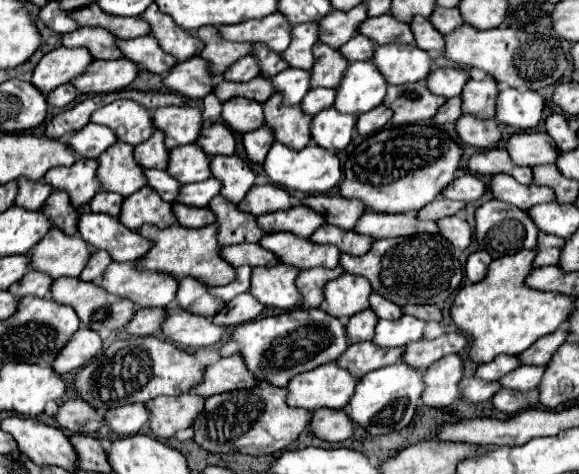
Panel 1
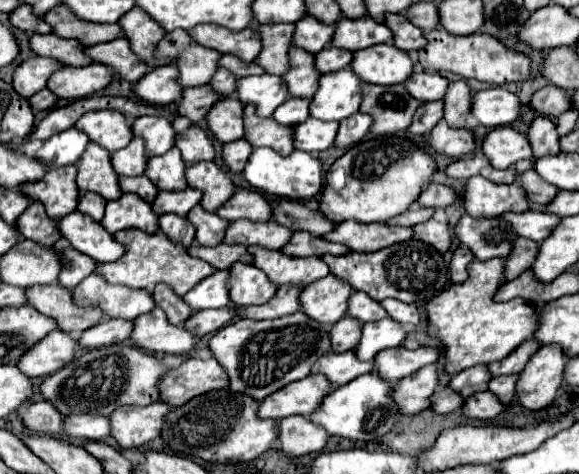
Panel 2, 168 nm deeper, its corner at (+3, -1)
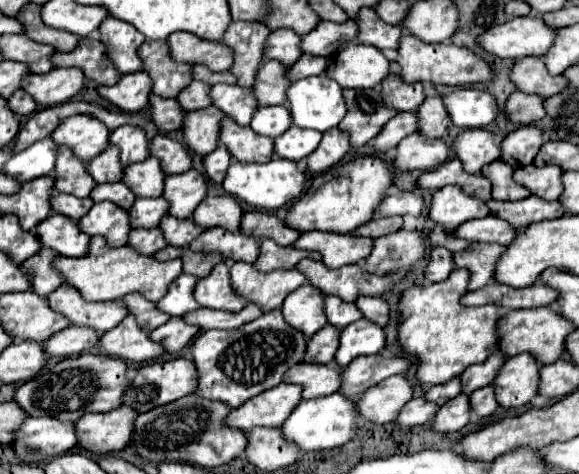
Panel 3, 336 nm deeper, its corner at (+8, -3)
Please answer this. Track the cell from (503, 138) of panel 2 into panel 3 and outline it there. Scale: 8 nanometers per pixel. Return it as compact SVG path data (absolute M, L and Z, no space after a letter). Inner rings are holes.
M464 129L454 139L452 149L468 173L480 173L484 165L500 159L500 143L486 129Z

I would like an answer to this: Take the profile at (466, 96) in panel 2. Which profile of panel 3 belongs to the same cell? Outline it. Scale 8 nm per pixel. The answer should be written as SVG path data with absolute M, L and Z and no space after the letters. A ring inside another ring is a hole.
M440 97L424 99L424 103L416 111L416 119L418 119L418 133L430 139L440 139L450 127L448 113Z

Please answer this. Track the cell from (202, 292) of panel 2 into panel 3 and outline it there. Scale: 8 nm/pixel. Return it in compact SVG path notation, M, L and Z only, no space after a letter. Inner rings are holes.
M182 273L180 279L174 279L174 283L168 287L168 293L164 295L164 299L156 301L156 307L160 307L160 311L164 311L170 317L182 317L194 309L200 309L200 305L194 301L192 295L192 287L198 279L192 275Z

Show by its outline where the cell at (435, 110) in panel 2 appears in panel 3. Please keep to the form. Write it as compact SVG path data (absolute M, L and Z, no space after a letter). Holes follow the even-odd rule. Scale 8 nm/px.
M398 113L384 125L384 131L380 131L380 135L376 135L372 147L374 147L374 151L386 153L386 151L394 149L402 141L402 137L406 137L414 131L416 131L416 115Z

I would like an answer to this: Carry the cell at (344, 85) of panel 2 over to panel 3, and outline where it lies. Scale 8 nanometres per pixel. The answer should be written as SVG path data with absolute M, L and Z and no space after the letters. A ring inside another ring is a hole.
M316 75L316 77L306 77L300 81L294 81L288 87L286 107L290 109L292 125L296 125L300 129L316 129L322 133L332 127L338 127L338 123L346 115L346 103L342 99L342 89L334 79L330 79L326 75Z

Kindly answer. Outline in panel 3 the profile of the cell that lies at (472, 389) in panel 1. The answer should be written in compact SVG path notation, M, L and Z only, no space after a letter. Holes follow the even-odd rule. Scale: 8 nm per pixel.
M410 399L404 405L404 411L400 411L398 419L394 421L398 427L416 427L430 421L436 413L436 405L426 399Z

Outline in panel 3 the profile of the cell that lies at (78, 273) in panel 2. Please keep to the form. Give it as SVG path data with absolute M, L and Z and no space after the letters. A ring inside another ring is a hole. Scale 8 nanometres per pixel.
M42 247L36 255L32 255L20 265L24 275L28 275L28 281L32 283L32 291L36 291L40 297L50 295L52 289L62 285L62 277L52 269L54 257L58 257L58 253L52 253L52 249Z

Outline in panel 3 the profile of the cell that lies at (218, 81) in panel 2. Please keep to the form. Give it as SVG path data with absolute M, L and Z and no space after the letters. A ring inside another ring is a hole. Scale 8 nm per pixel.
M192 81L188 87L184 87L184 91L180 91L180 95L176 99L182 105L182 109L188 113L188 111L208 107L208 103L210 103L208 91L210 91L210 85L200 83L200 81Z

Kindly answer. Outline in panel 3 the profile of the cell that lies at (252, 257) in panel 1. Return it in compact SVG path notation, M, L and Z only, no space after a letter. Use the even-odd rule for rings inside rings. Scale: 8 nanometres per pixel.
M164 247L164 251L158 251L154 255L154 259L160 259L160 261L170 261L170 259L182 259L182 271L188 273L188 275L194 275L194 277L204 277L212 271L212 267L216 263L222 261L220 255L204 255L204 253L194 253L190 251L188 247Z

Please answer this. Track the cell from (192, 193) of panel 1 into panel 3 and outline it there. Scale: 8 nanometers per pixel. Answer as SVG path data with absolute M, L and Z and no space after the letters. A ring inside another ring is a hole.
M162 197L136 199L134 205L128 209L128 217L130 217L132 229L138 229L138 227L148 229L148 227L158 227L166 211L168 211L168 203Z

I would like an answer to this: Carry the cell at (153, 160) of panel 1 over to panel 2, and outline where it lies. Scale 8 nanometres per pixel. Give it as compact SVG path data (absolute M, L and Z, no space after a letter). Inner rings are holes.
M133 137L127 147L111 155L111 163L119 175L143 175L147 169L145 141L141 141L141 137Z

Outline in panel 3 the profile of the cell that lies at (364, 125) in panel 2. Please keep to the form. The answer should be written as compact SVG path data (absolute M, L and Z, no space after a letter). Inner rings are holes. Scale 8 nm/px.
M334 127L332 131L324 133L320 147L316 147L312 155L308 155L308 169L312 173L326 173L334 165L338 165L348 151L350 151L348 135Z

